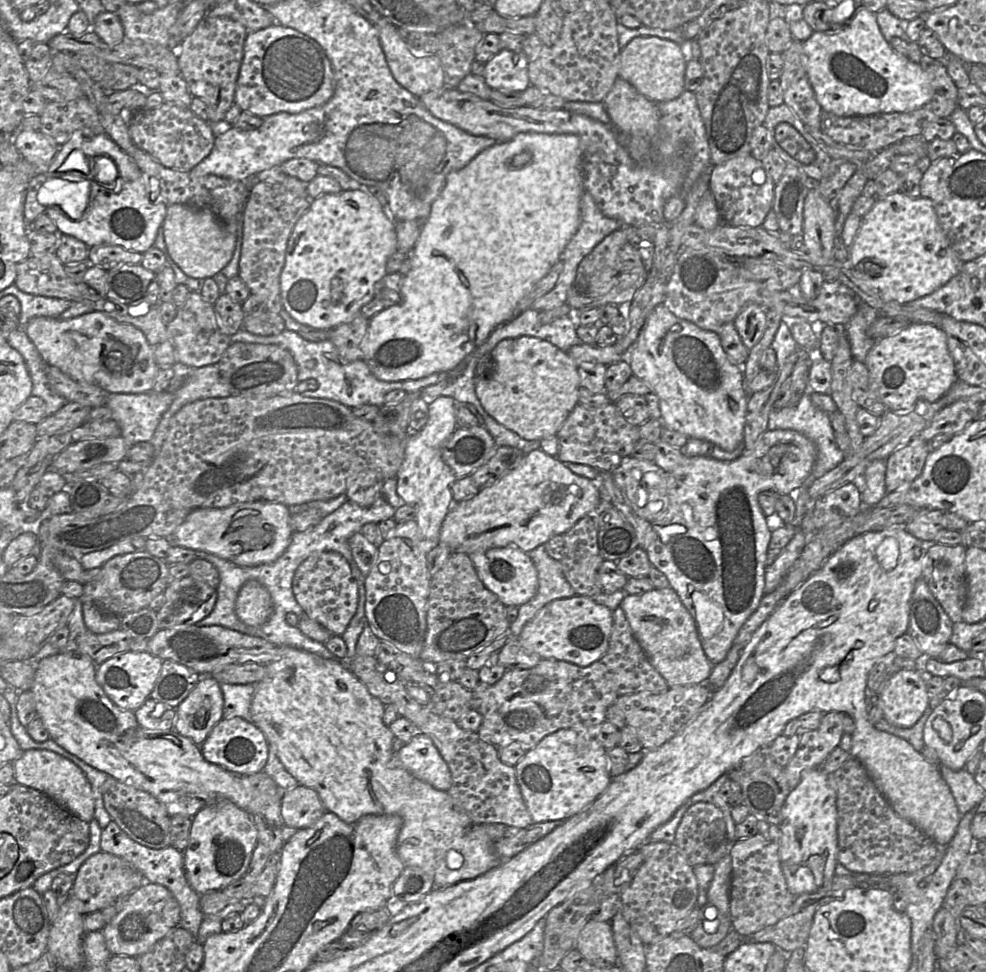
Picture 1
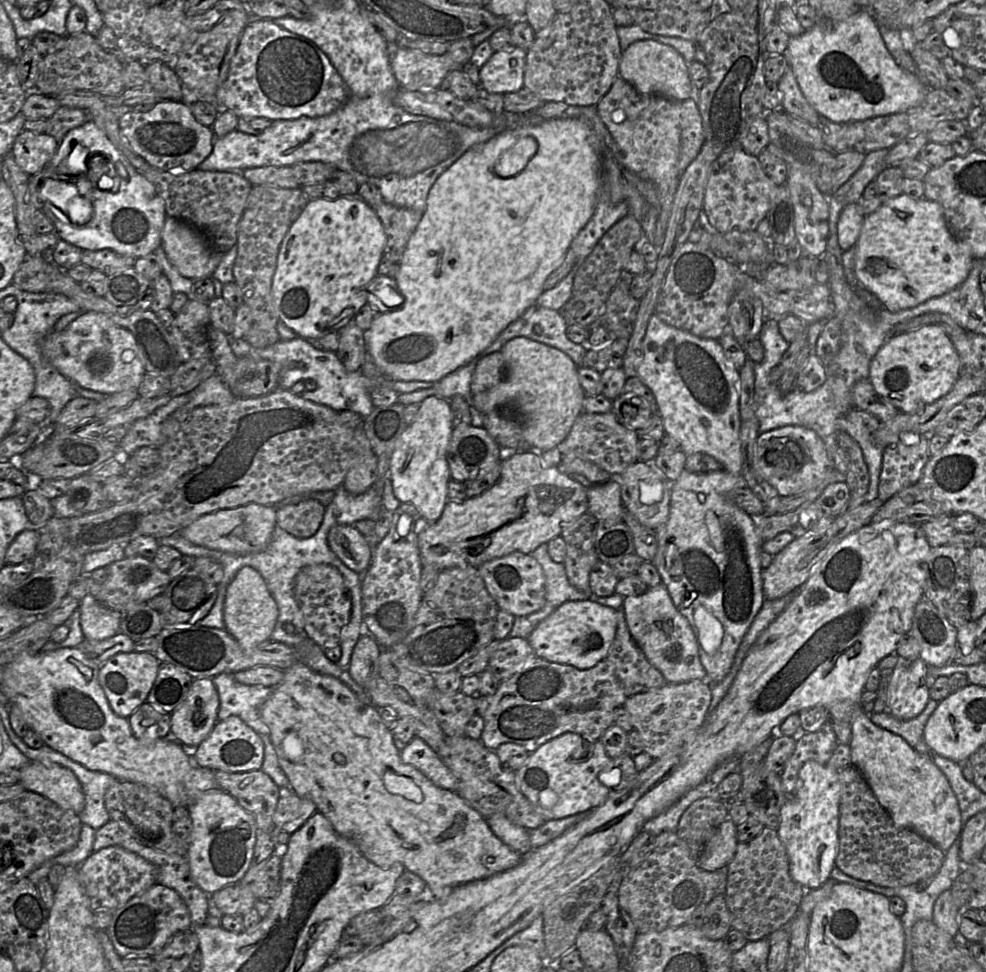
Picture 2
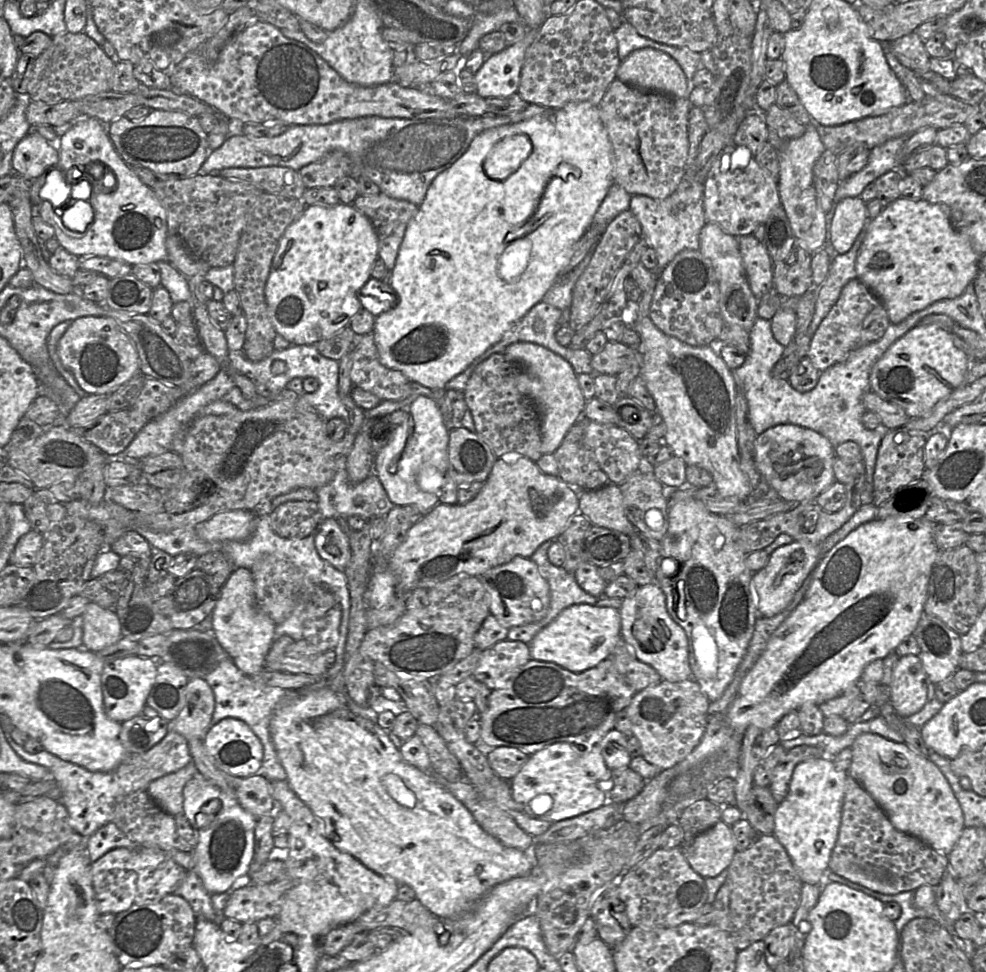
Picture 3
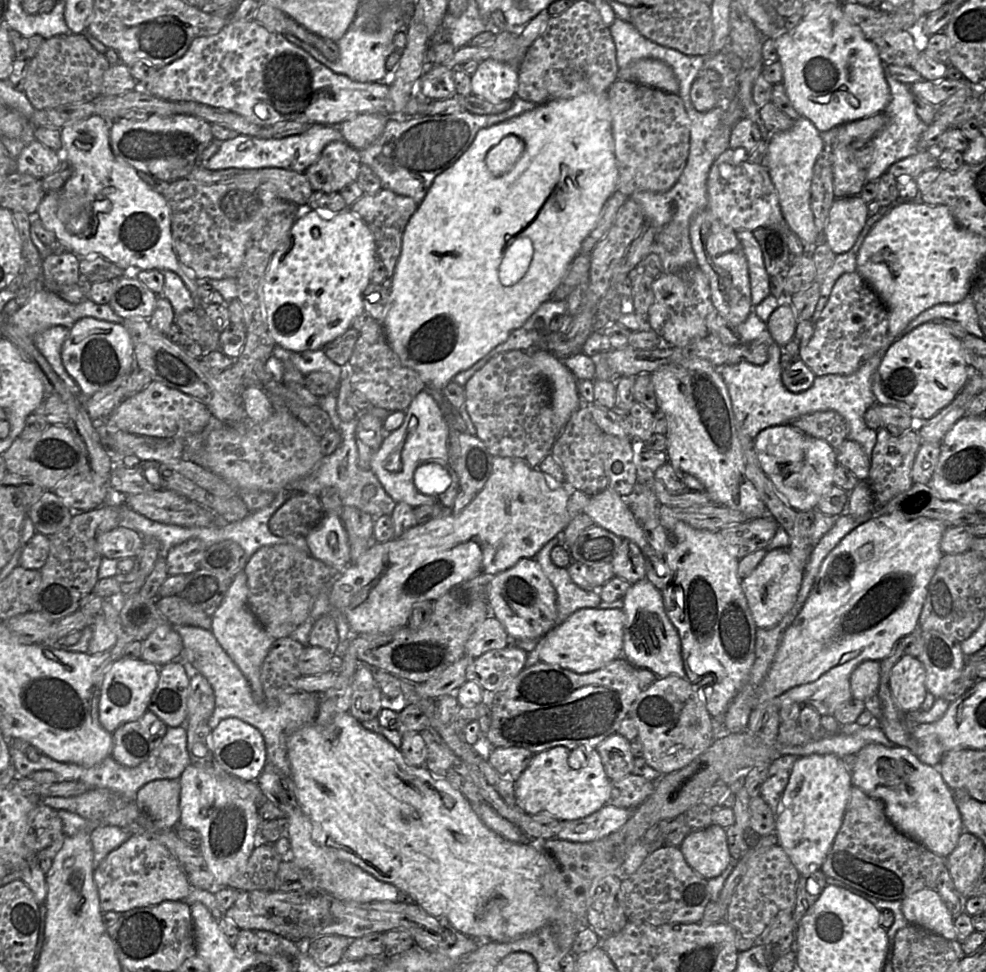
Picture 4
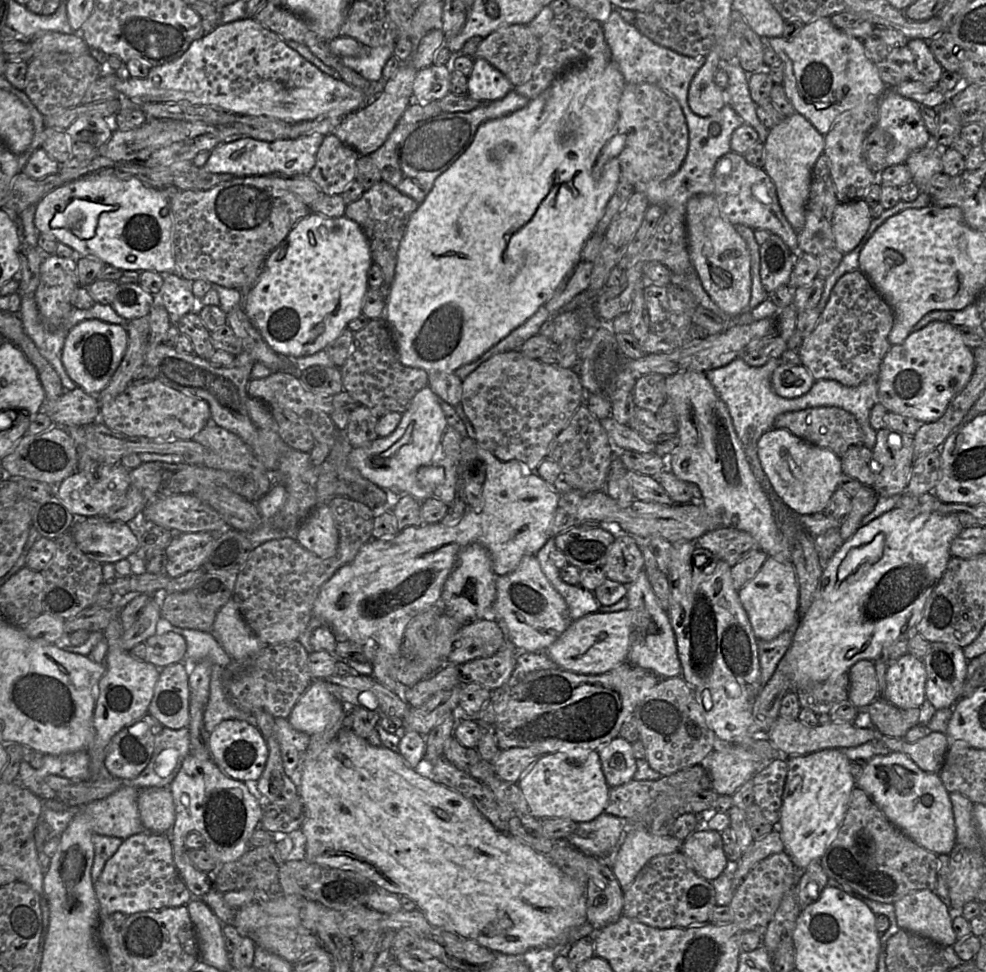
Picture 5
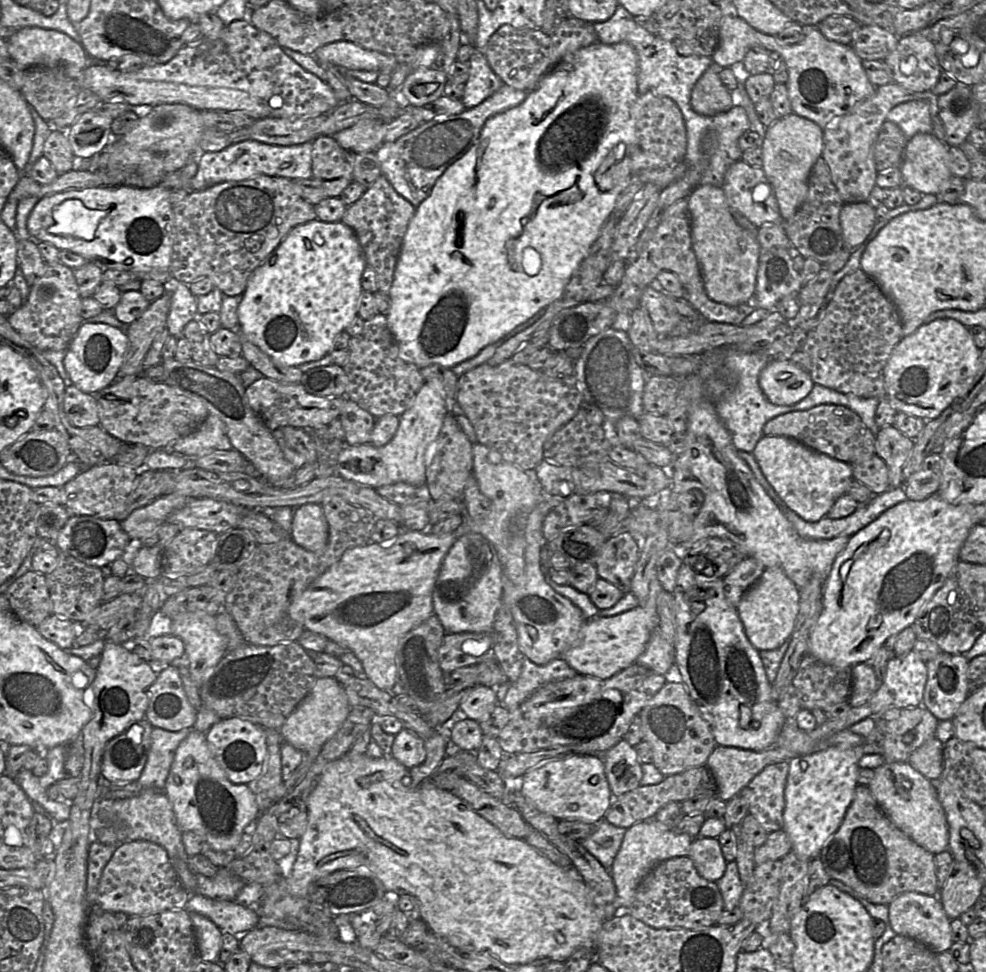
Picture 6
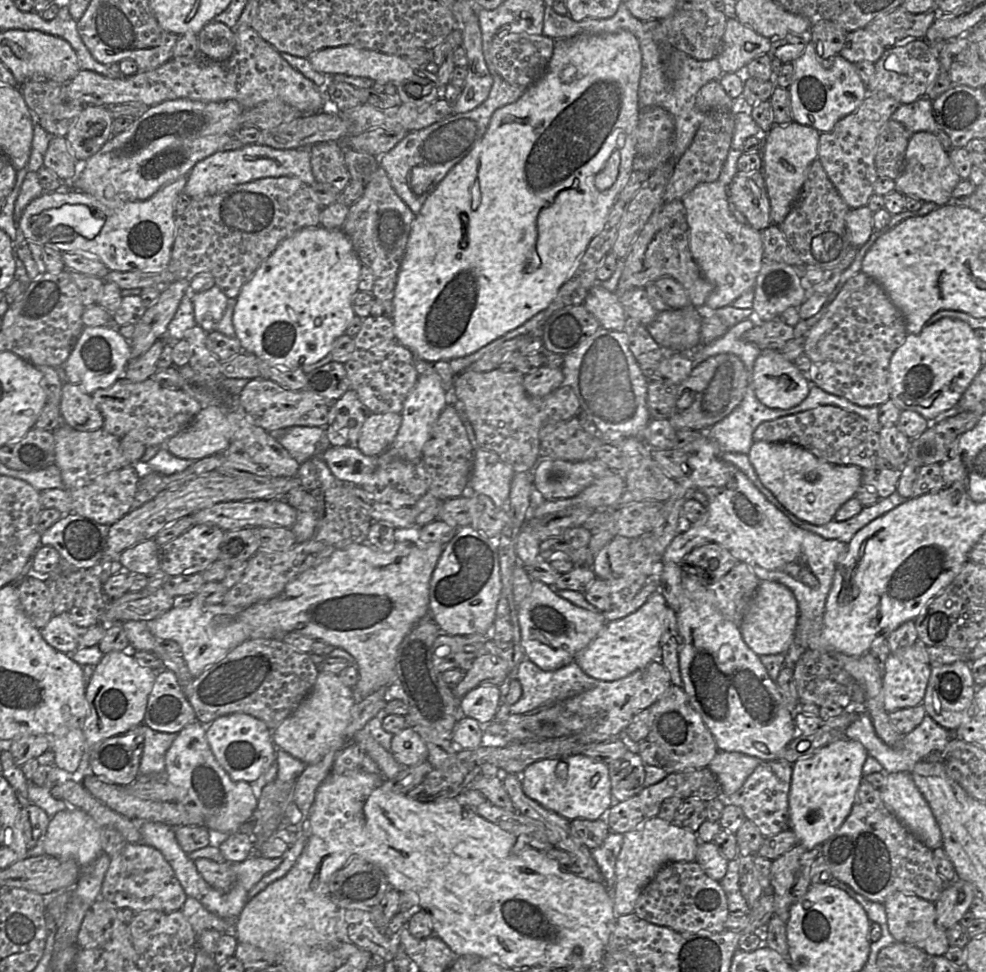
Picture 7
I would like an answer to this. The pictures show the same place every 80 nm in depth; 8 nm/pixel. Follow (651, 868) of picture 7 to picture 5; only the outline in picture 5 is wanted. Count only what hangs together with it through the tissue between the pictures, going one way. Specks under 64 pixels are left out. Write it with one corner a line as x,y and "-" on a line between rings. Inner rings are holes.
649,829
627,833
611,867
622,891
628,889
651,858
680,851
683,842
671,835
654,835

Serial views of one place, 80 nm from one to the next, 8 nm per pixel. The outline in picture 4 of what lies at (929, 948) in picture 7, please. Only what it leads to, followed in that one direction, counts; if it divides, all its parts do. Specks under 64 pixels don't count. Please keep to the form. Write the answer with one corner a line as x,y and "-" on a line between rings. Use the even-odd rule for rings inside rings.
923,889
901,901
909,924
922,927
949,941
957,939
954,919
936,889

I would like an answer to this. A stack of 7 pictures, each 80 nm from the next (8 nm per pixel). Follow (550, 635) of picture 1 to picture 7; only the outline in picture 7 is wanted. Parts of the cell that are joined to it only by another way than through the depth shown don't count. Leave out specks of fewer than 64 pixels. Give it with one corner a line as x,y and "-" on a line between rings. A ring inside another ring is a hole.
659,590
655,591
637,611
621,619
607,621
599,634
577,652
574,662
592,678
599,681
615,681
654,661
661,661
660,614
666,605
662,593

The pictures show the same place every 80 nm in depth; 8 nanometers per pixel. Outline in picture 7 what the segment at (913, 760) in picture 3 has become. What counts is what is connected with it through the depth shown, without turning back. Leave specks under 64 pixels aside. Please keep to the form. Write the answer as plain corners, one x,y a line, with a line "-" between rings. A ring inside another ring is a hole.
907,772
886,774
885,784
877,789
881,799
892,814
910,830
925,846
934,850
942,847
942,834
937,821
921,792

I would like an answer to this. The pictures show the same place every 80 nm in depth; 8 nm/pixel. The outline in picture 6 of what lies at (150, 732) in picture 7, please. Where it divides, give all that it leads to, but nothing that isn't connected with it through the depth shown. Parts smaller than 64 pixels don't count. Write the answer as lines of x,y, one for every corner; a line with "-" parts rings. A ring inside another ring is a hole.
154,727
148,758
137,782
146,789
164,790
176,749
192,729
169,731

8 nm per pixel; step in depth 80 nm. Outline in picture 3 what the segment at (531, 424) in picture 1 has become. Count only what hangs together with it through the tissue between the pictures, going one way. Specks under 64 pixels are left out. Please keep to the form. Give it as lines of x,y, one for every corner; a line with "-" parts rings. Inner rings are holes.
516,342
504,354
520,364
522,372
516,378
516,387
534,404
540,420
541,453
554,453
570,428
583,417
586,400
571,364
558,354
538,344

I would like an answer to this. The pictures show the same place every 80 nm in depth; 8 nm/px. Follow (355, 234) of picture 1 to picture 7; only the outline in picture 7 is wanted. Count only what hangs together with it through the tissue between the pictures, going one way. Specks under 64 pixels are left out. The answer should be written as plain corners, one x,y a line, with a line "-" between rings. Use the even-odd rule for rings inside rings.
306,227
284,239
241,288
233,312
235,336
242,351
280,368
302,368
325,357
355,316
352,298
358,291
362,263
342,229

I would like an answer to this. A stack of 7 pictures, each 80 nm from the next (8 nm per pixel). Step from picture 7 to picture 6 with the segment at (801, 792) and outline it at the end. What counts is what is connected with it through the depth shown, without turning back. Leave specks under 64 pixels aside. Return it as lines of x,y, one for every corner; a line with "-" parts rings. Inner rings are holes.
877,743
847,749
829,747
788,761
783,830
791,840
792,851
802,860
818,857
825,842
838,830
854,798
858,761
869,754
882,755
883,748

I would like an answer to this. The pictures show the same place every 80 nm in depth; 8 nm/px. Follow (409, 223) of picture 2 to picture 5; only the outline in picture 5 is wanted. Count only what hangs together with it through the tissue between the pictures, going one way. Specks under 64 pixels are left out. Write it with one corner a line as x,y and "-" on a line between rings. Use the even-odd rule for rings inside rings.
383,180
365,190
358,200
346,206
345,216
356,222
364,232
372,261
381,268
386,284
391,285
394,279
400,243
410,218
418,206
413,198

